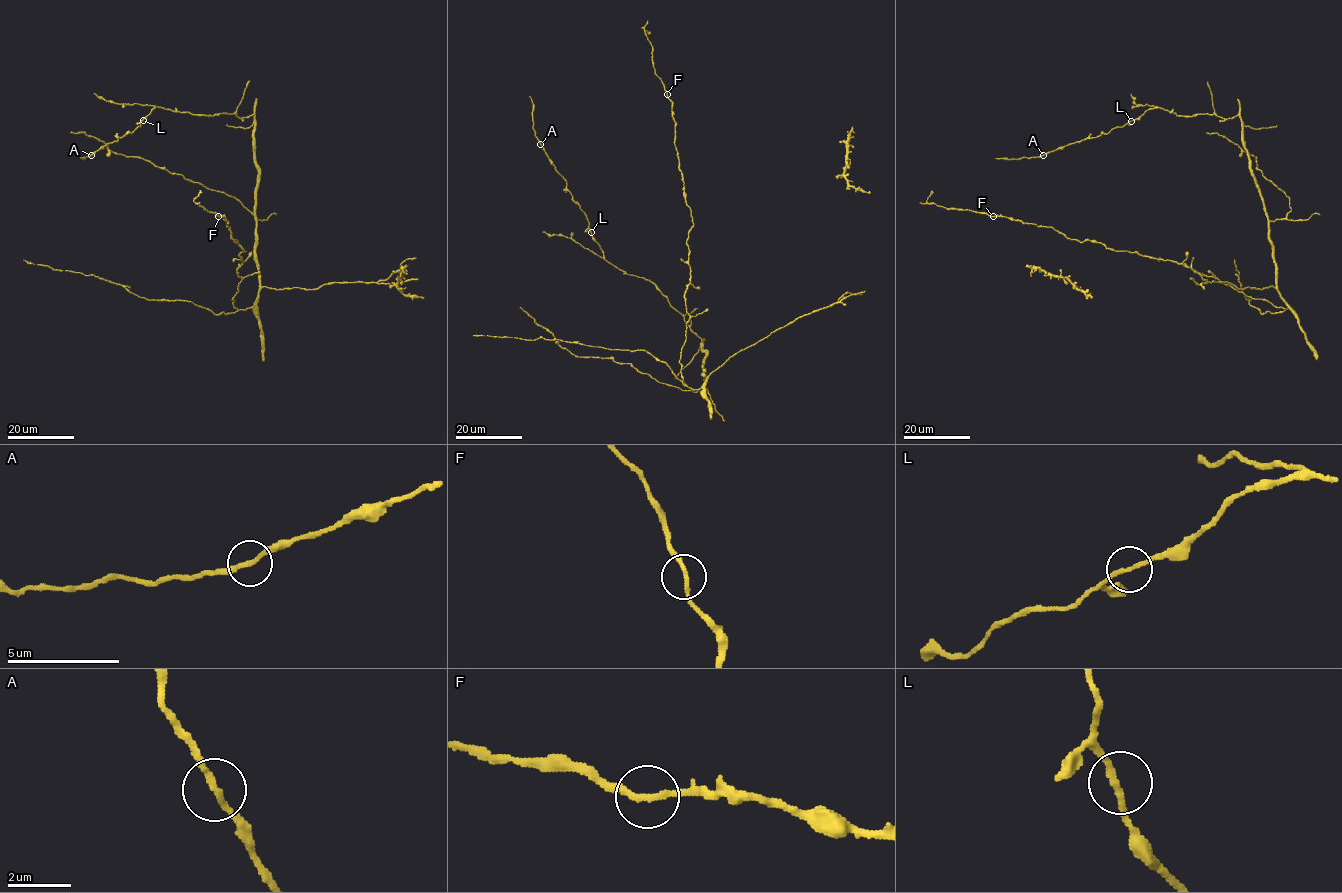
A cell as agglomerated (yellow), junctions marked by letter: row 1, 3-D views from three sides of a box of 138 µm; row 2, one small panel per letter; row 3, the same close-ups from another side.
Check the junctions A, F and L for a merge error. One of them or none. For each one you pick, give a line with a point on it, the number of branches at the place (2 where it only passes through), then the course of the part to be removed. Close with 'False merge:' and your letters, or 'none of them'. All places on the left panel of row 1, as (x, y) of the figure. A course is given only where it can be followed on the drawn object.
False merge: none of them

